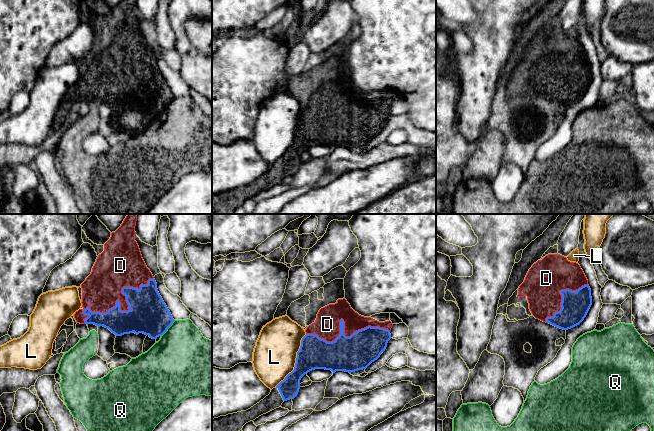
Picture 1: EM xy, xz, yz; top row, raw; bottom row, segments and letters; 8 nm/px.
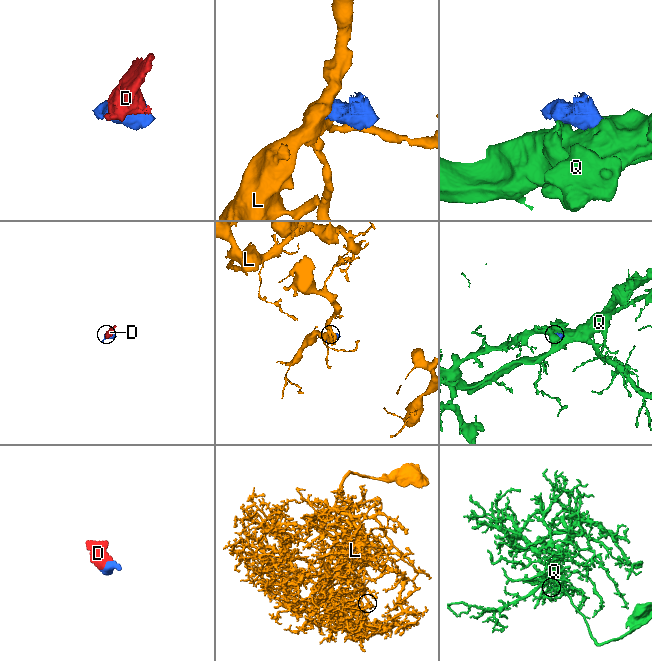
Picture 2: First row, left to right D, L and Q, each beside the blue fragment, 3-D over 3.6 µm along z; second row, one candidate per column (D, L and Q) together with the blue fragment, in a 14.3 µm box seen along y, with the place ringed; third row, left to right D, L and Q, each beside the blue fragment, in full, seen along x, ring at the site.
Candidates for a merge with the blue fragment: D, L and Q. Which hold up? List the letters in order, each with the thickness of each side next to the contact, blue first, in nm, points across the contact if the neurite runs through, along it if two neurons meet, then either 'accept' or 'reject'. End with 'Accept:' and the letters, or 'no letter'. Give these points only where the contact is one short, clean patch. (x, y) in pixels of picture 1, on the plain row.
D: 300/300 nm | accept
L: 260/340 nm | reject
Q: 300/440 nm | along xy (175, 96), (161, 112) | reject
Accept: D

